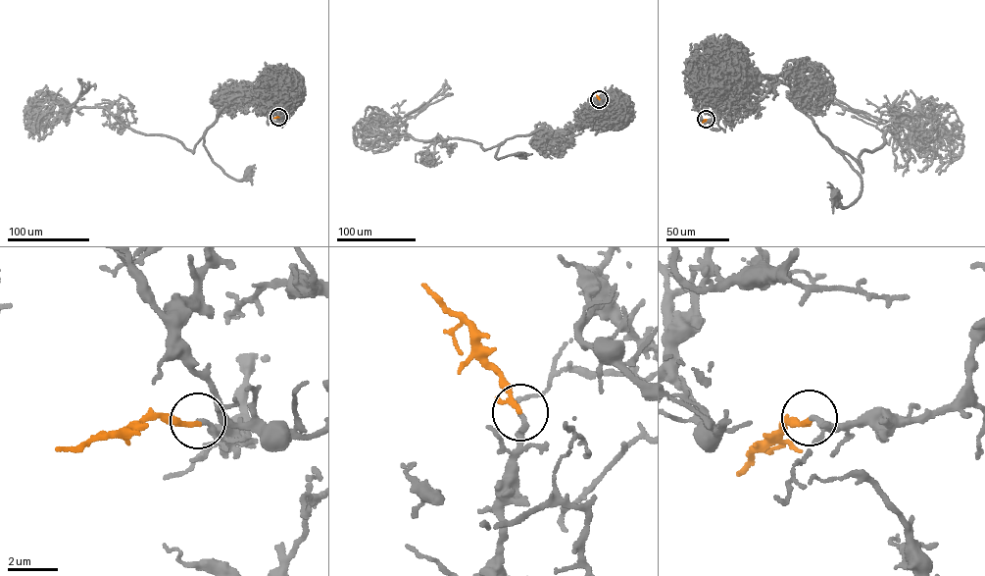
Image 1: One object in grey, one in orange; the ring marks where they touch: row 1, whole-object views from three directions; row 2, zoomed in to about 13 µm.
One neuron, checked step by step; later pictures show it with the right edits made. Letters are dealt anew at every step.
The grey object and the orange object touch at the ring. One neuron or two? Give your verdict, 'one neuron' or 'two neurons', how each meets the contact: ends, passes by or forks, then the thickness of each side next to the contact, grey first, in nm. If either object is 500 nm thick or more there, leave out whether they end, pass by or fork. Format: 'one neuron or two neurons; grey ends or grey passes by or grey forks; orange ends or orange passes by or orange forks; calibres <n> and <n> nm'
one neuron; grey passes by; orange passes by; calibres 150 and 140 nm

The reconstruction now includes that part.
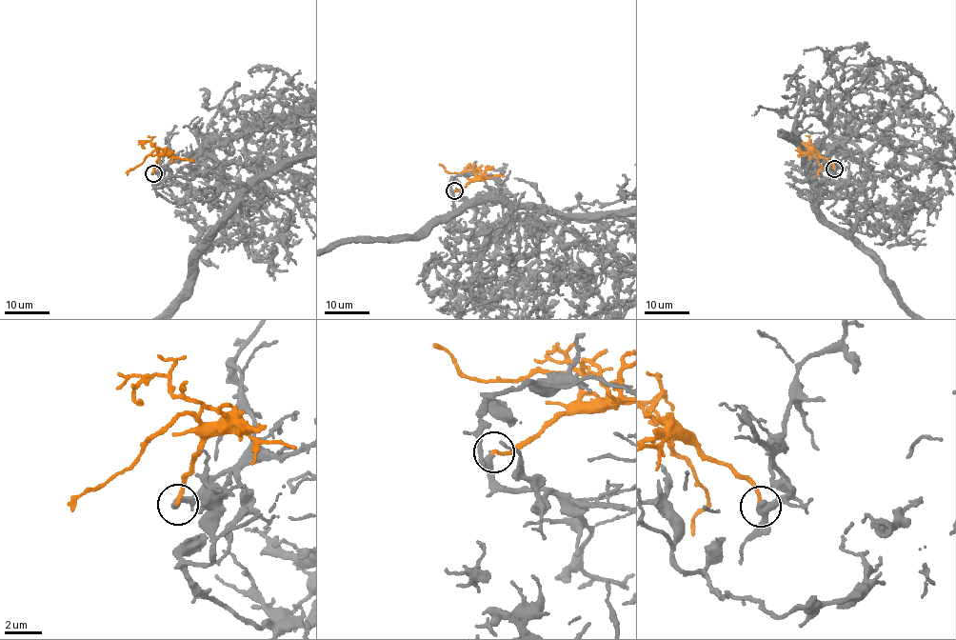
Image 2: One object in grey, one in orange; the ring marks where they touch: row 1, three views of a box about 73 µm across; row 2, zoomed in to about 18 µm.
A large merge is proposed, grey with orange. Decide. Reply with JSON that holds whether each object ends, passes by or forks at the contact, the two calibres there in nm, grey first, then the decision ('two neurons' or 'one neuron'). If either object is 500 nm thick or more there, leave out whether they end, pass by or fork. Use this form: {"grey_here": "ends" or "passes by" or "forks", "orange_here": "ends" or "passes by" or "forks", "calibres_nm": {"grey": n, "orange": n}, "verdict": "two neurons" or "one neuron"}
{"grey_here": "ends", "orange_here": "ends", "calibres_nm": {"grey": 340, "orange": 190}, "verdict": "one neuron"}

